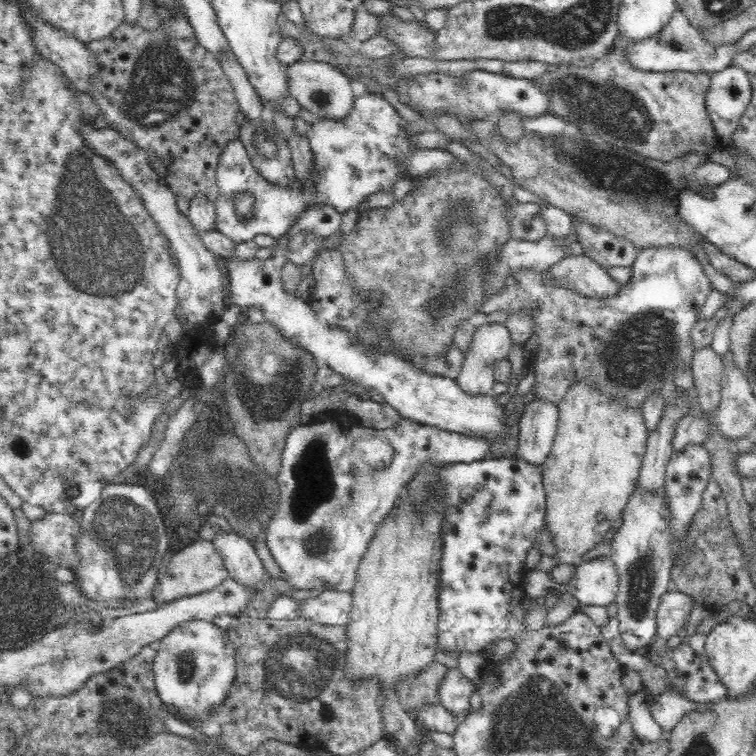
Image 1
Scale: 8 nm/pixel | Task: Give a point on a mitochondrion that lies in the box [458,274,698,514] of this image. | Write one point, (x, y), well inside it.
(641, 349)

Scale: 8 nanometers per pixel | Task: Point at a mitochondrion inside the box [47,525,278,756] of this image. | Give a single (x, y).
(123, 719)

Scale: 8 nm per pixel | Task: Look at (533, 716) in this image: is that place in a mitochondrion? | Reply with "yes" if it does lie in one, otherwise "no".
yes

